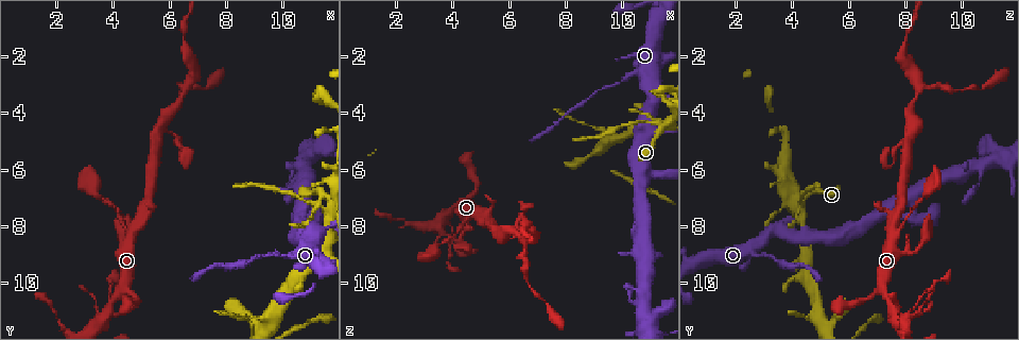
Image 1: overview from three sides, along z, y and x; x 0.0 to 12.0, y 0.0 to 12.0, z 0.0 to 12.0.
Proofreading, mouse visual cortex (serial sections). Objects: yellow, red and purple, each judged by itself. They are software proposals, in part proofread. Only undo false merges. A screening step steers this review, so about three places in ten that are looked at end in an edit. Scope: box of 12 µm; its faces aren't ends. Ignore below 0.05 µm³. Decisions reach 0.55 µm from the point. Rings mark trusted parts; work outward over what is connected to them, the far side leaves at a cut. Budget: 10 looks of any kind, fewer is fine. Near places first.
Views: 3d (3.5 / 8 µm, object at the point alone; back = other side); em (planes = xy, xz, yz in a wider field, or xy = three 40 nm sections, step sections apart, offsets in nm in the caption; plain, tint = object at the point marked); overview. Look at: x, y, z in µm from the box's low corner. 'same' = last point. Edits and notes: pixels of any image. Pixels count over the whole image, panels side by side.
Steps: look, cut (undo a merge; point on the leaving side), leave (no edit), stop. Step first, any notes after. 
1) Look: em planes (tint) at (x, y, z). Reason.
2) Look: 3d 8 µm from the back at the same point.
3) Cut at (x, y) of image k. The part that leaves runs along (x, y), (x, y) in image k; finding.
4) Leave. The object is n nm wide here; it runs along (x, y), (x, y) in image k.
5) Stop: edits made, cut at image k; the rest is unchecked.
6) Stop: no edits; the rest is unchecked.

Look: 3d 8 µm at (4.6, 8.2, 7.6). Three arms meet.

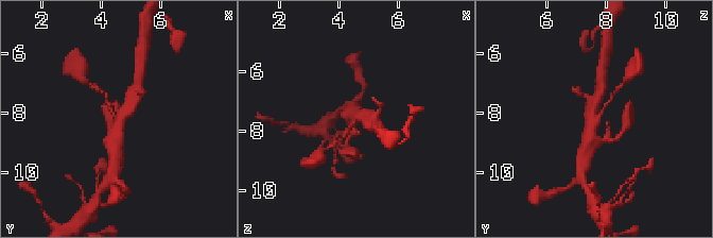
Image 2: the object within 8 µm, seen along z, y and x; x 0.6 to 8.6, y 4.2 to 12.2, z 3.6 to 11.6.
Look: 3d 3.5 µm at (4.7, 8.2, 7.6). Zoom in.

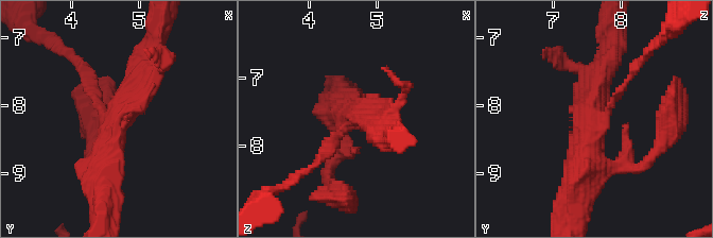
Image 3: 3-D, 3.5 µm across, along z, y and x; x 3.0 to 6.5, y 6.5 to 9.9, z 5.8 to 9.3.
Look: em planes (tint) at (4.70, 8.25, 7.60). 3 arms meet here; the arms are 150, 350, 450 nm wide; now the EM.

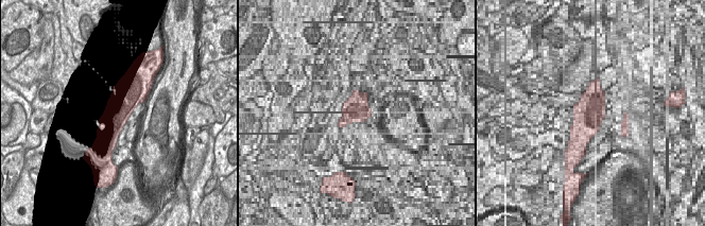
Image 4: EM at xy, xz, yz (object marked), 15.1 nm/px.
Leave. It runs along (104, 186), (104, 147), (146, 62) in image 3; continuous, no second cell.

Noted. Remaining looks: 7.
Look: 3d 3.5 µm at (4.0, 11.1, 8.0). Calibre changes.

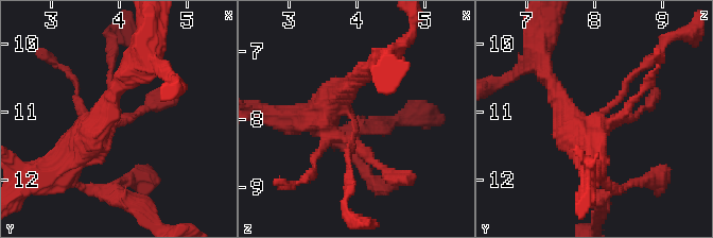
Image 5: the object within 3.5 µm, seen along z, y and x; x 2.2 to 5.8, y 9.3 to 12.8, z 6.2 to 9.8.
Look: em xy step 3 (tint) at the same point. Need the tissue.

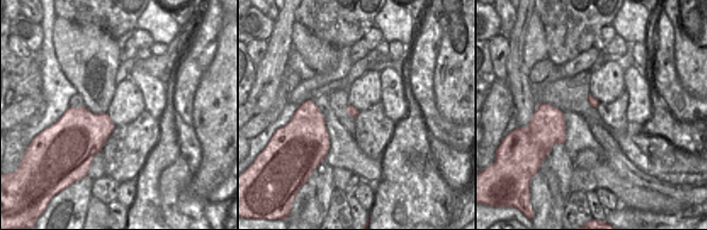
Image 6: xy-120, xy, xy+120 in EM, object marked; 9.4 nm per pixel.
Leave. It runs along (560, 97), (587, 125), (644, 67) in image 5; continuous, no second cell.

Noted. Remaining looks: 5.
Look: 3d 3.5 µm at (11.3, 7.0, 4.4). Sharp bend.

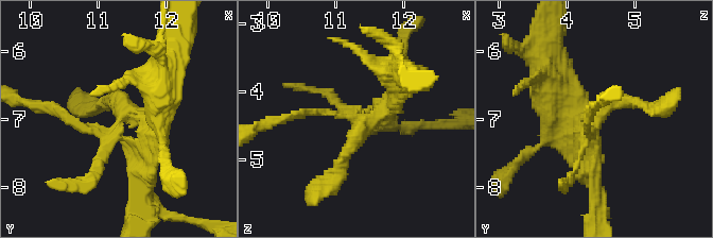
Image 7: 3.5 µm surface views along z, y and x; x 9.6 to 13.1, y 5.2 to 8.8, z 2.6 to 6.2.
Look: em xy step 3 (tint) at (11.30, 7.05, 4.40). Need the tissue.

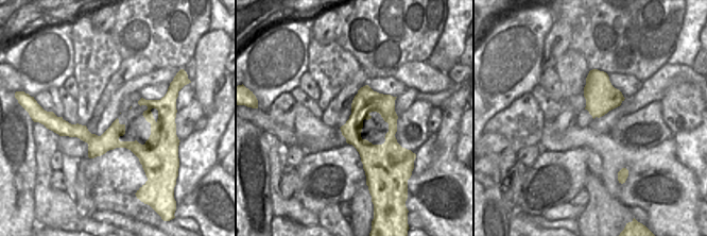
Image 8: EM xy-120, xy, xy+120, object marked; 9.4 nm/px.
Leave. It runs along (171, 112), (147, 147), (63, 124) in image 8; continuous, no second cell.

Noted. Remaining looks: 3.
Look: 3d 8 µm at (10.2, 8.9, 2.8). Sharp bend.

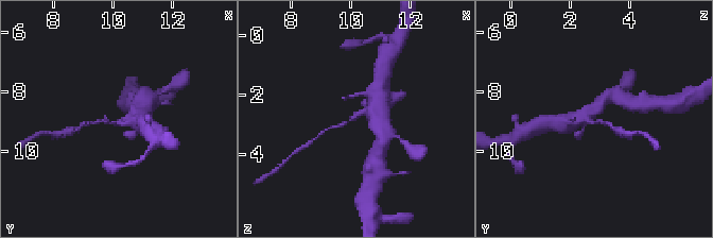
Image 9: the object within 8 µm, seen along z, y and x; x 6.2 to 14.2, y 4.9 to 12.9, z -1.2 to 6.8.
Look: 3d 3.5 µm at (10.1, 9.1, 2.8).

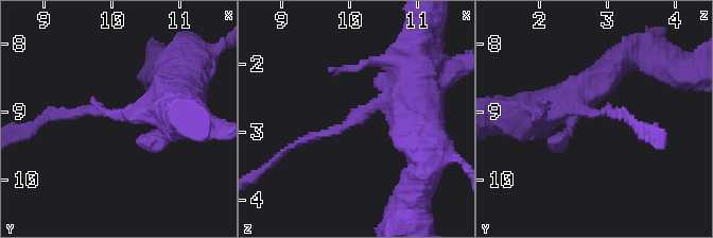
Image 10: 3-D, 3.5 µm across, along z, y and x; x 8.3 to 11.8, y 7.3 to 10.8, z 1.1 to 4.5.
Look: em xy step 3 (tint) at (10.10, 9.00, 2.80). The arms are 150, 450 nm wide.

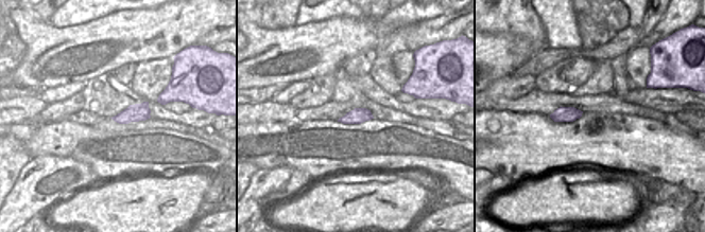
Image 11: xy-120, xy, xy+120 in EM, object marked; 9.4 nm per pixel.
Cut at (91, 112) of image 10. The part that leaves runs along (363, 115), (297, 141), (278, 158) in image 10; a second cell is stuck on.

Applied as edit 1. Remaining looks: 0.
Stop: edits made, cut at image 10; the rest is unchecked.

